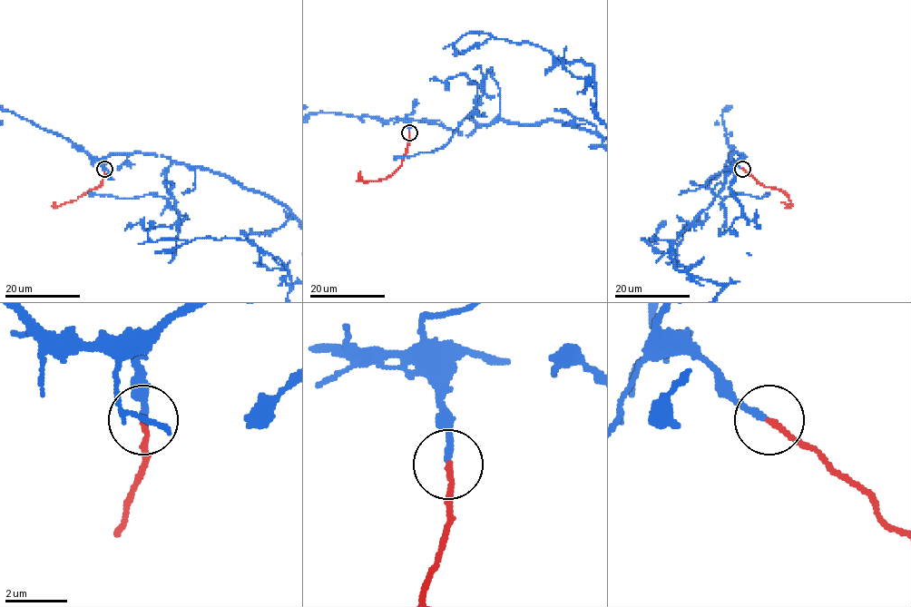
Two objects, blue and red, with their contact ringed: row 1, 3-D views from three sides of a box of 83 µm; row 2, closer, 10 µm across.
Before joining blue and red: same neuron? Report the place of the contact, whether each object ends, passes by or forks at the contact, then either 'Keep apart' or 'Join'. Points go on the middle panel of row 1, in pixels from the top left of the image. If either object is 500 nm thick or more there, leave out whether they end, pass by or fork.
Place: (409, 132). At the ring blue ends. At the ring red ends. Join

